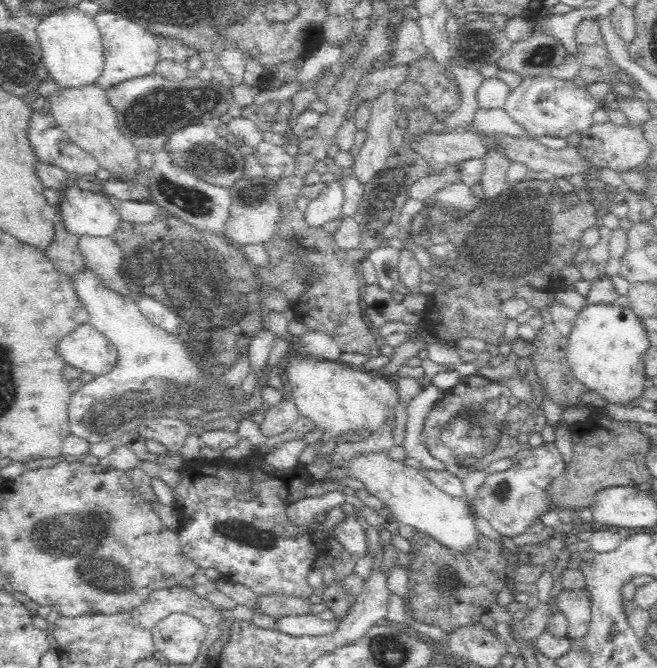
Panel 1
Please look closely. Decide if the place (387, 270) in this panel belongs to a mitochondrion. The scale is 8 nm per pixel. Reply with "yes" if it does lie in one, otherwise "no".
no

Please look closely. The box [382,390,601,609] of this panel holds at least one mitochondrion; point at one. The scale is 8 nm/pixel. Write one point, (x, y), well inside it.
(470, 430)

